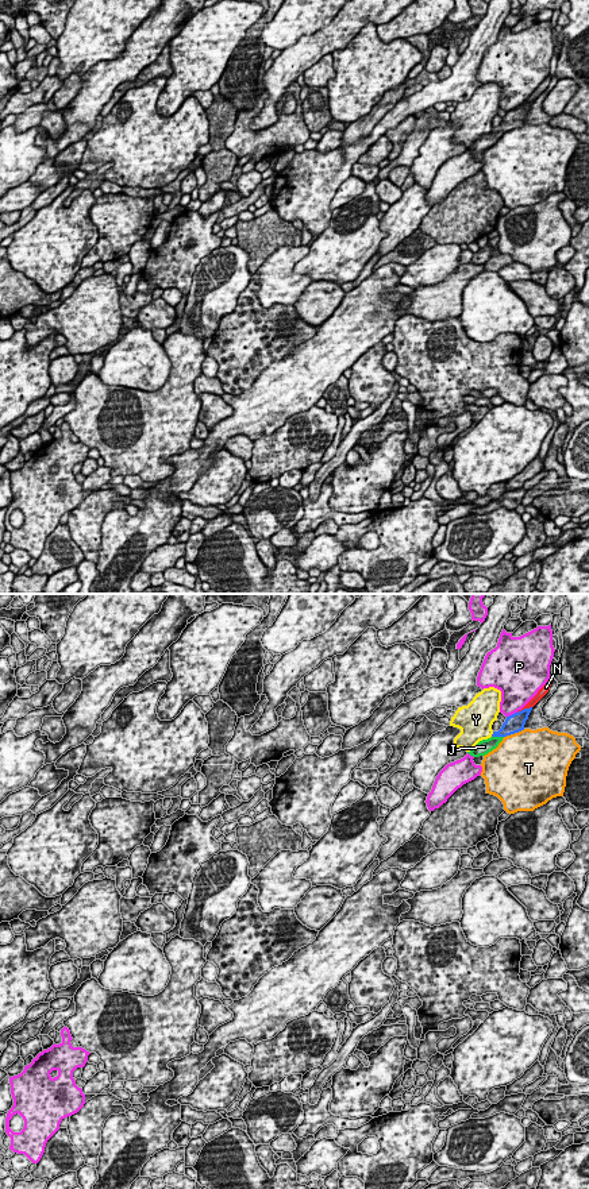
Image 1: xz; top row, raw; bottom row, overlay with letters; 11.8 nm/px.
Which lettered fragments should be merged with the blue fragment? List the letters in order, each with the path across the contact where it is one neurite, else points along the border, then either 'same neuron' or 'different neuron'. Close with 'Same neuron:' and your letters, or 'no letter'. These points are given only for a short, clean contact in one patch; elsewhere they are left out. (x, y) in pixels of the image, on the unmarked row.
J: across xz (514, 119), (497, 131), (484, 142) | same neuron
N: different neuron
P: different neuron
T: different neuron
Y: along xz (493, 127), (491, 131) | different neuron
Same neuron: J

